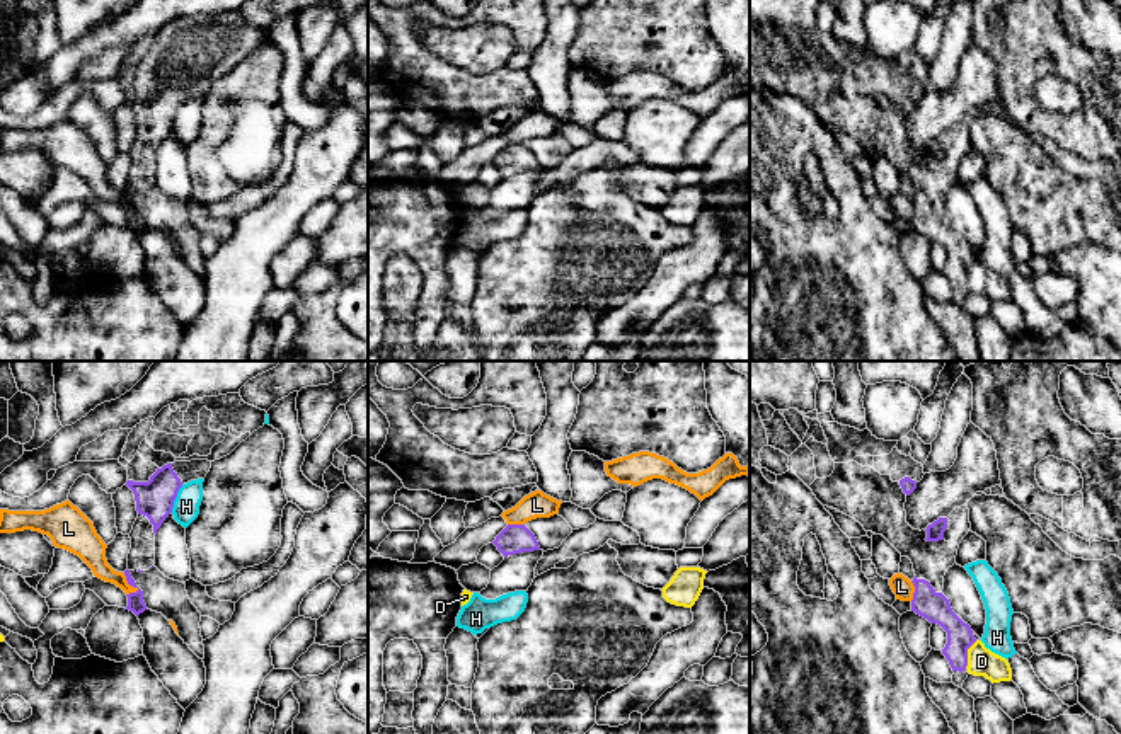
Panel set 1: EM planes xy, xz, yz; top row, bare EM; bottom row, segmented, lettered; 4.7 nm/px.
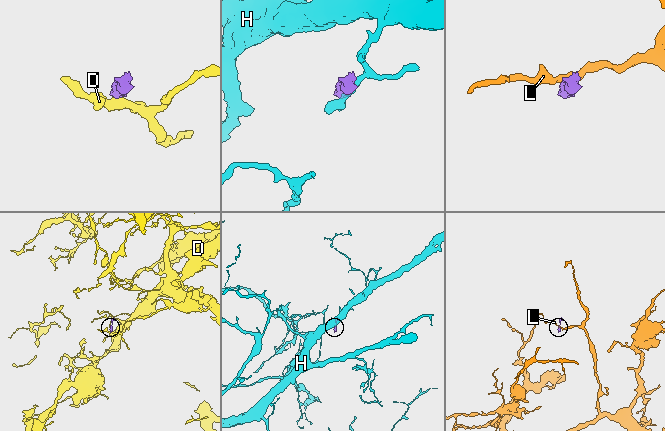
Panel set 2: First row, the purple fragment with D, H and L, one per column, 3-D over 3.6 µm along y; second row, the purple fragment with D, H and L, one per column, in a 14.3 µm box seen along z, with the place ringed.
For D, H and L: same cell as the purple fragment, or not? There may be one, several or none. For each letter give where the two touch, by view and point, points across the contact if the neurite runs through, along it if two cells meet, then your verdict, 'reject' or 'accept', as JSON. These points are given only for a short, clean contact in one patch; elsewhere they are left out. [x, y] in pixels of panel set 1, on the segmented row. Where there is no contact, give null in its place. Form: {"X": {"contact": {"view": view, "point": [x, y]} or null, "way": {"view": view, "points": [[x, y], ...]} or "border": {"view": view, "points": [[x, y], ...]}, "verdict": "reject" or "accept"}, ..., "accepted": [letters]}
{"D": {"contact": {"view": "yz", "point": [966, 654]}, "border": {"view": "yz", "points": [[977, 641], [968, 649], [968, 663], [965, 666]]}, "verdict": "reject"}, "H": {"contact": {"view": "xy", "point": [174, 499]}, "border": {"view": "xy", "points": [[183, 486], [171, 511]]}, "verdict": "reject"}, "L": {"contact": {"view": "xy", "point": [130, 584]}, "border": {"view": "xy", "points": [[123, 573], [125, 579], [137, 590], [135, 593]]}, "verdict": "reject"}, "accepted": []}

